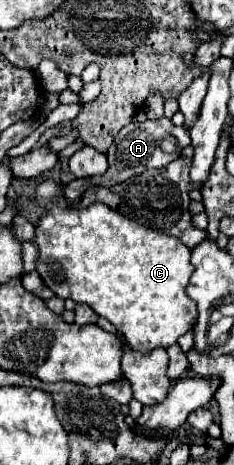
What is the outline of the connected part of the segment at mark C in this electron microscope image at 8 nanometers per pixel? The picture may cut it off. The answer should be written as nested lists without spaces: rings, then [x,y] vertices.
[[[92,203],[86,209],[50,207],[38,221],[36,243],[40,247],[36,271],[44,283],[62,299],[72,297],[76,303],[88,303],[124,335],[134,351],[150,353],[156,347],[170,347],[194,327],[198,307],[186,293],[194,265],[190,263],[190,249],[178,237],[148,229],[102,203]]]

